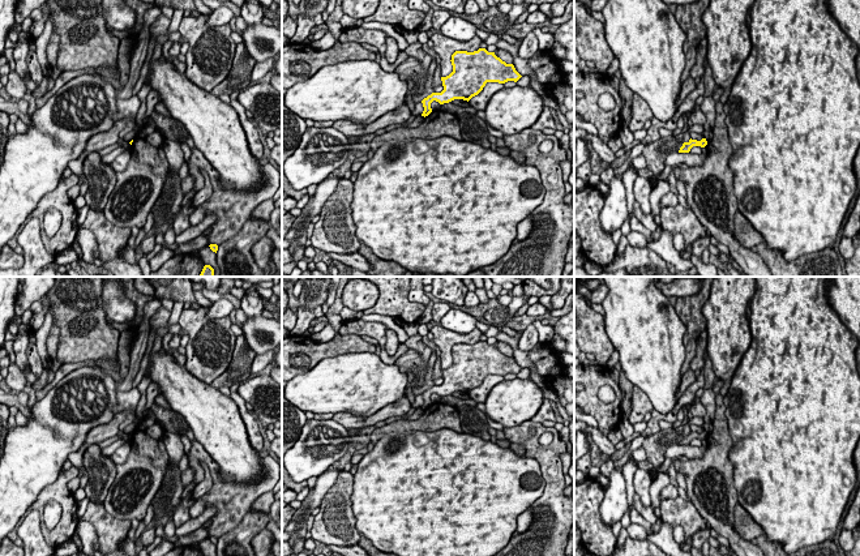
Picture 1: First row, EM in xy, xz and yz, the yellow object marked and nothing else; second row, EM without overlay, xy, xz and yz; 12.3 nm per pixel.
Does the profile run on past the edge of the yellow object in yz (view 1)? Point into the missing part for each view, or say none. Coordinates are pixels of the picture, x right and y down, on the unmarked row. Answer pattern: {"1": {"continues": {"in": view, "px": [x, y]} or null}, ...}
{"1": {"continues": null}}

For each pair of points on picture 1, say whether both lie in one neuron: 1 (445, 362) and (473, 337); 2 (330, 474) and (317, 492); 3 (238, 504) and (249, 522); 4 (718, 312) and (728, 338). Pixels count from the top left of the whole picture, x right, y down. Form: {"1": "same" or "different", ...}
{"1": "same", "2": "same", "3": "different", "4": "same"}

